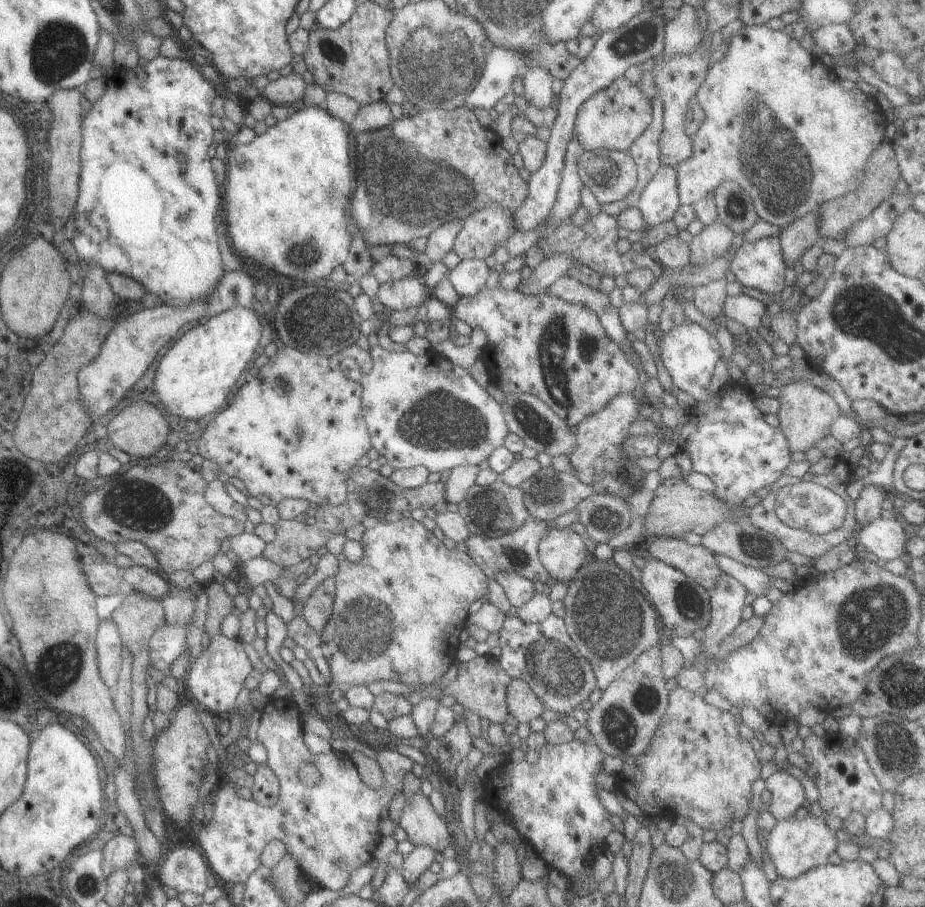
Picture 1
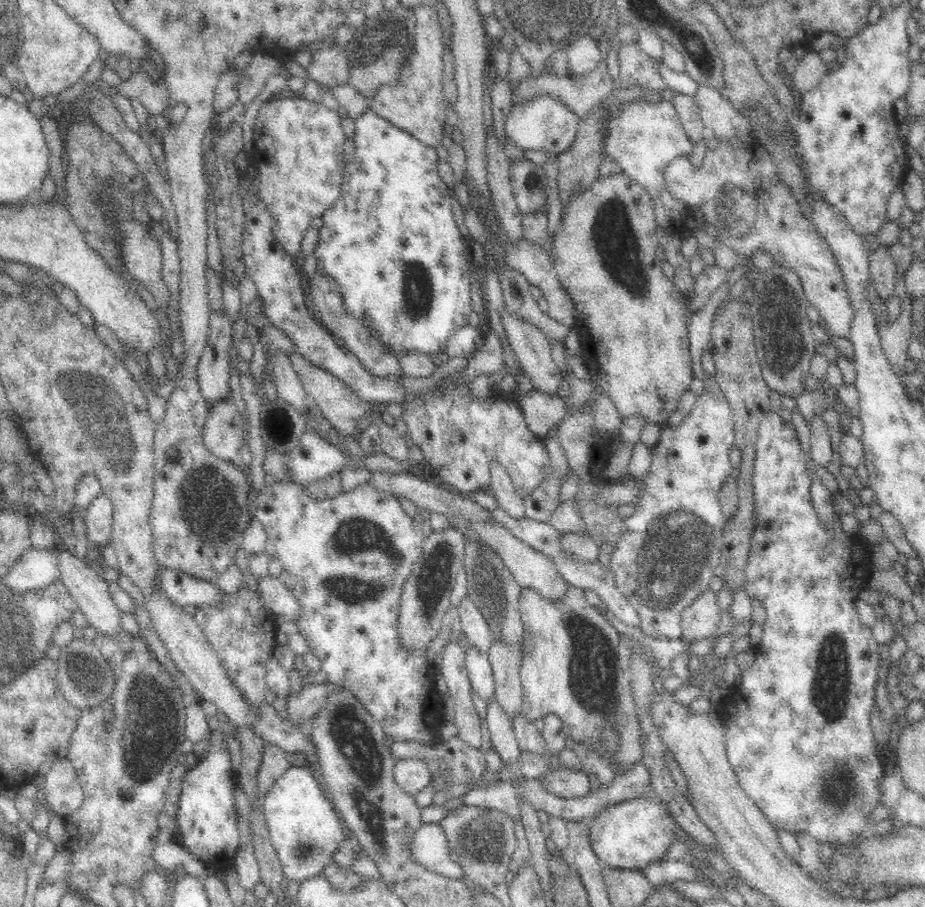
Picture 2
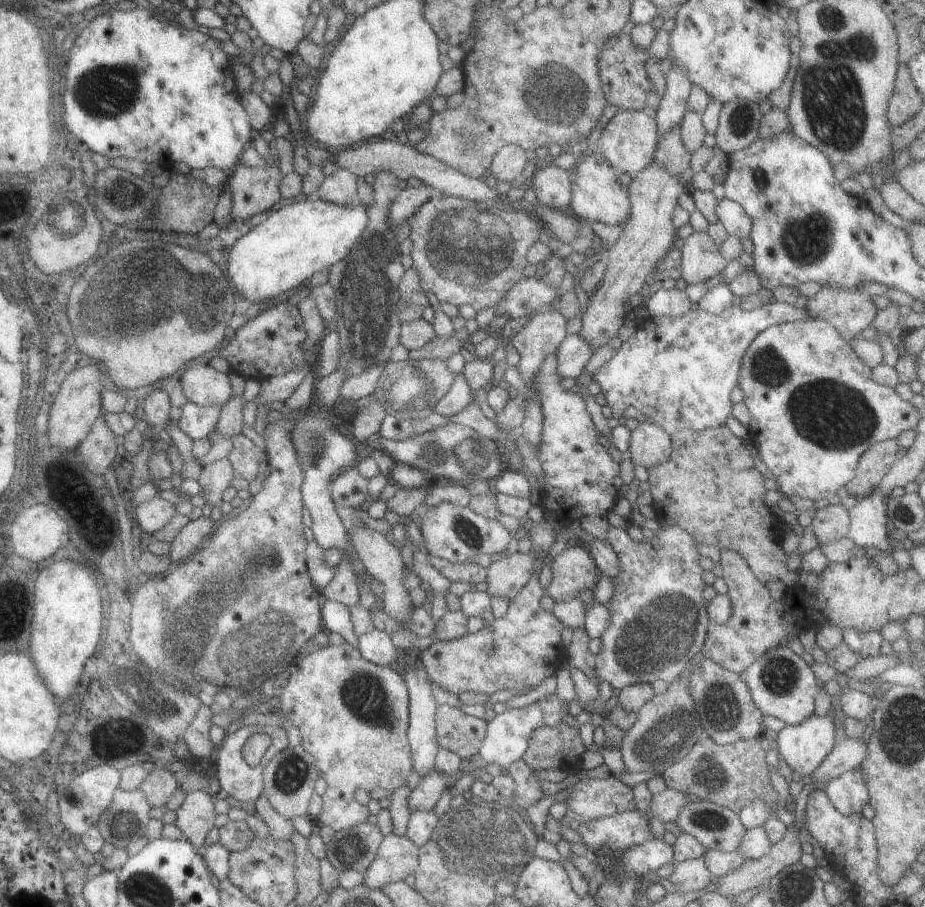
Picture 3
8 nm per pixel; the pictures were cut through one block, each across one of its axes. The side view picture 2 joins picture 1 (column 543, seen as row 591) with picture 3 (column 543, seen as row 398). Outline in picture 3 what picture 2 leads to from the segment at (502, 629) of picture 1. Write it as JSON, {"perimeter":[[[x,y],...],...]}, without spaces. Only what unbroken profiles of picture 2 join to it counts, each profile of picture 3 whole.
{"perimeter":[[[554,694],[542,695],[539,700],[529,704],[527,707],[508,708],[501,714],[495,714],[489,722],[486,722],[486,732],[479,744],[477,754],[487,764],[497,765],[501,770],[504,770],[525,753],[529,736],[533,733],[533,730],[544,725],[555,726],[566,715],[566,703],[561,702]]]}

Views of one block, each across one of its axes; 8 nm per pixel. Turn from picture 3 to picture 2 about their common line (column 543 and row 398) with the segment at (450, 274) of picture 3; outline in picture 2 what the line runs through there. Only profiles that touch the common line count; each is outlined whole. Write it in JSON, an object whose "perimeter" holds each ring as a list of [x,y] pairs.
{"perimeter":[[[232,398],[211,405],[204,431],[206,449],[218,461],[239,464],[238,452],[243,443],[243,420]]]}

